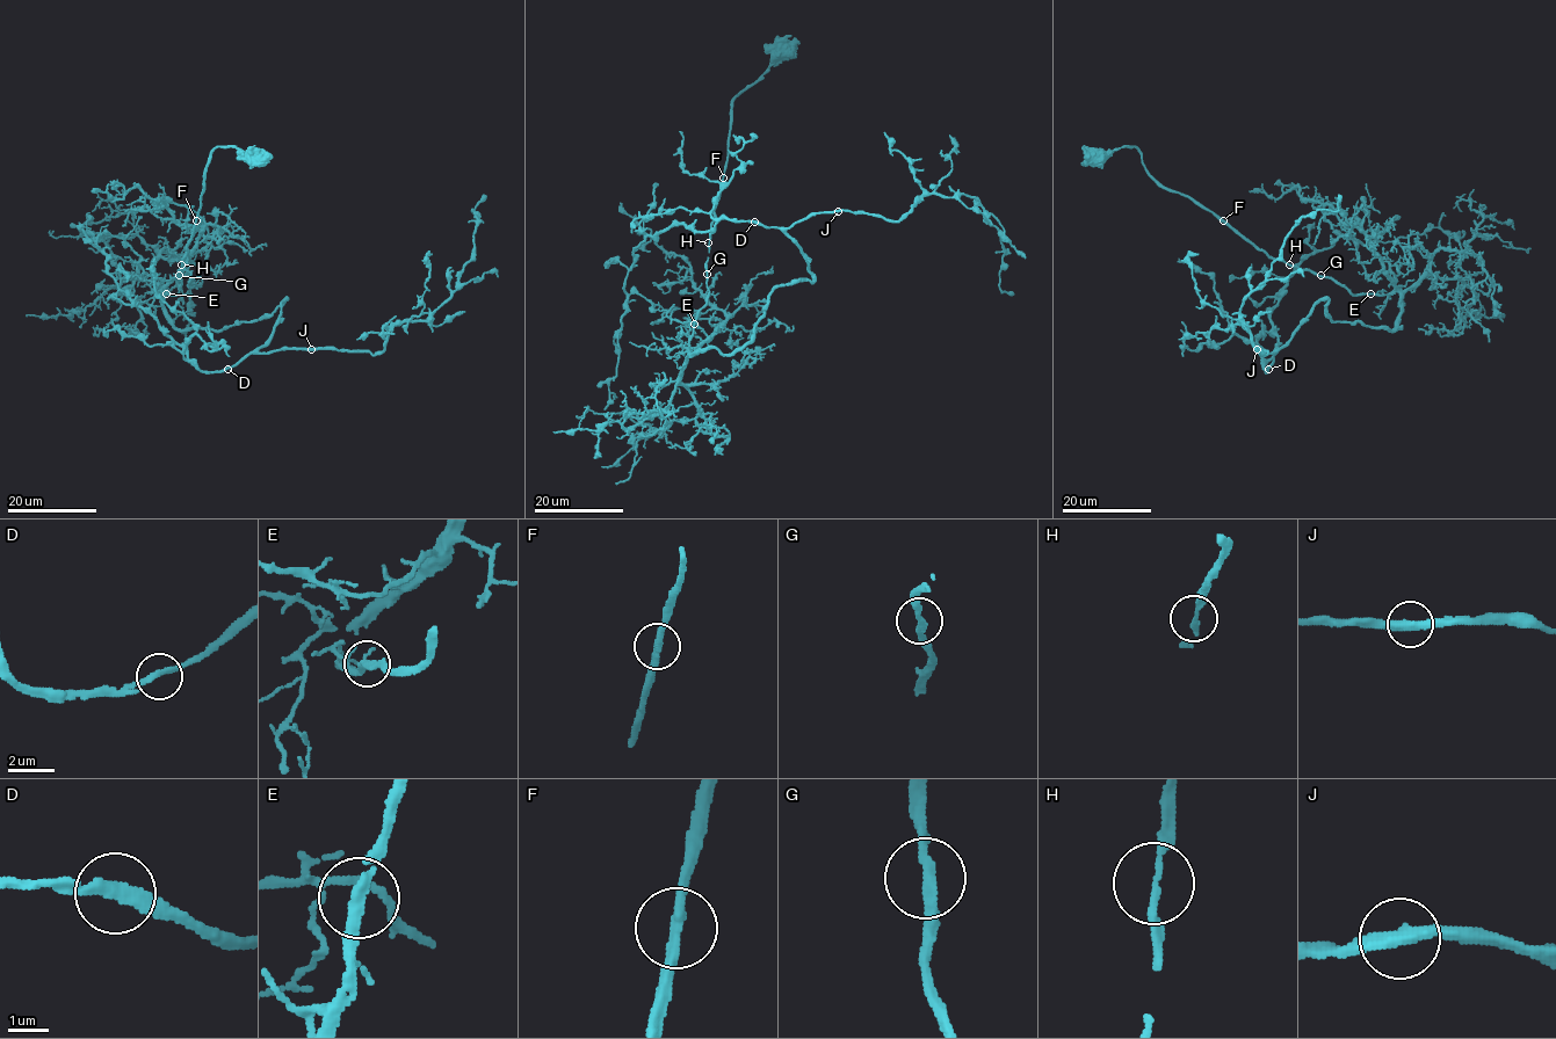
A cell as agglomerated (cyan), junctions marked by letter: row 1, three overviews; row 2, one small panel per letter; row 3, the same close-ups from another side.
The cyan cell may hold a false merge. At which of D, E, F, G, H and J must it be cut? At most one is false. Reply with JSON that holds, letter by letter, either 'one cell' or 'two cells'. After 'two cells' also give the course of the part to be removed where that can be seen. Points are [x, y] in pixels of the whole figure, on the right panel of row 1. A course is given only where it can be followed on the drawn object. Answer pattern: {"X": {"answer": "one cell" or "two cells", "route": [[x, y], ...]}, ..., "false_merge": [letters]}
{"D": {"answer": "one cell"}, "E": {"answer": "one cell"}, "F": {"answer": "one cell"}, "G": {"answer": "one cell"}, "H": {"answer": "one cell"}, "J": {"answer": "one cell"}, "false_merge": []}

